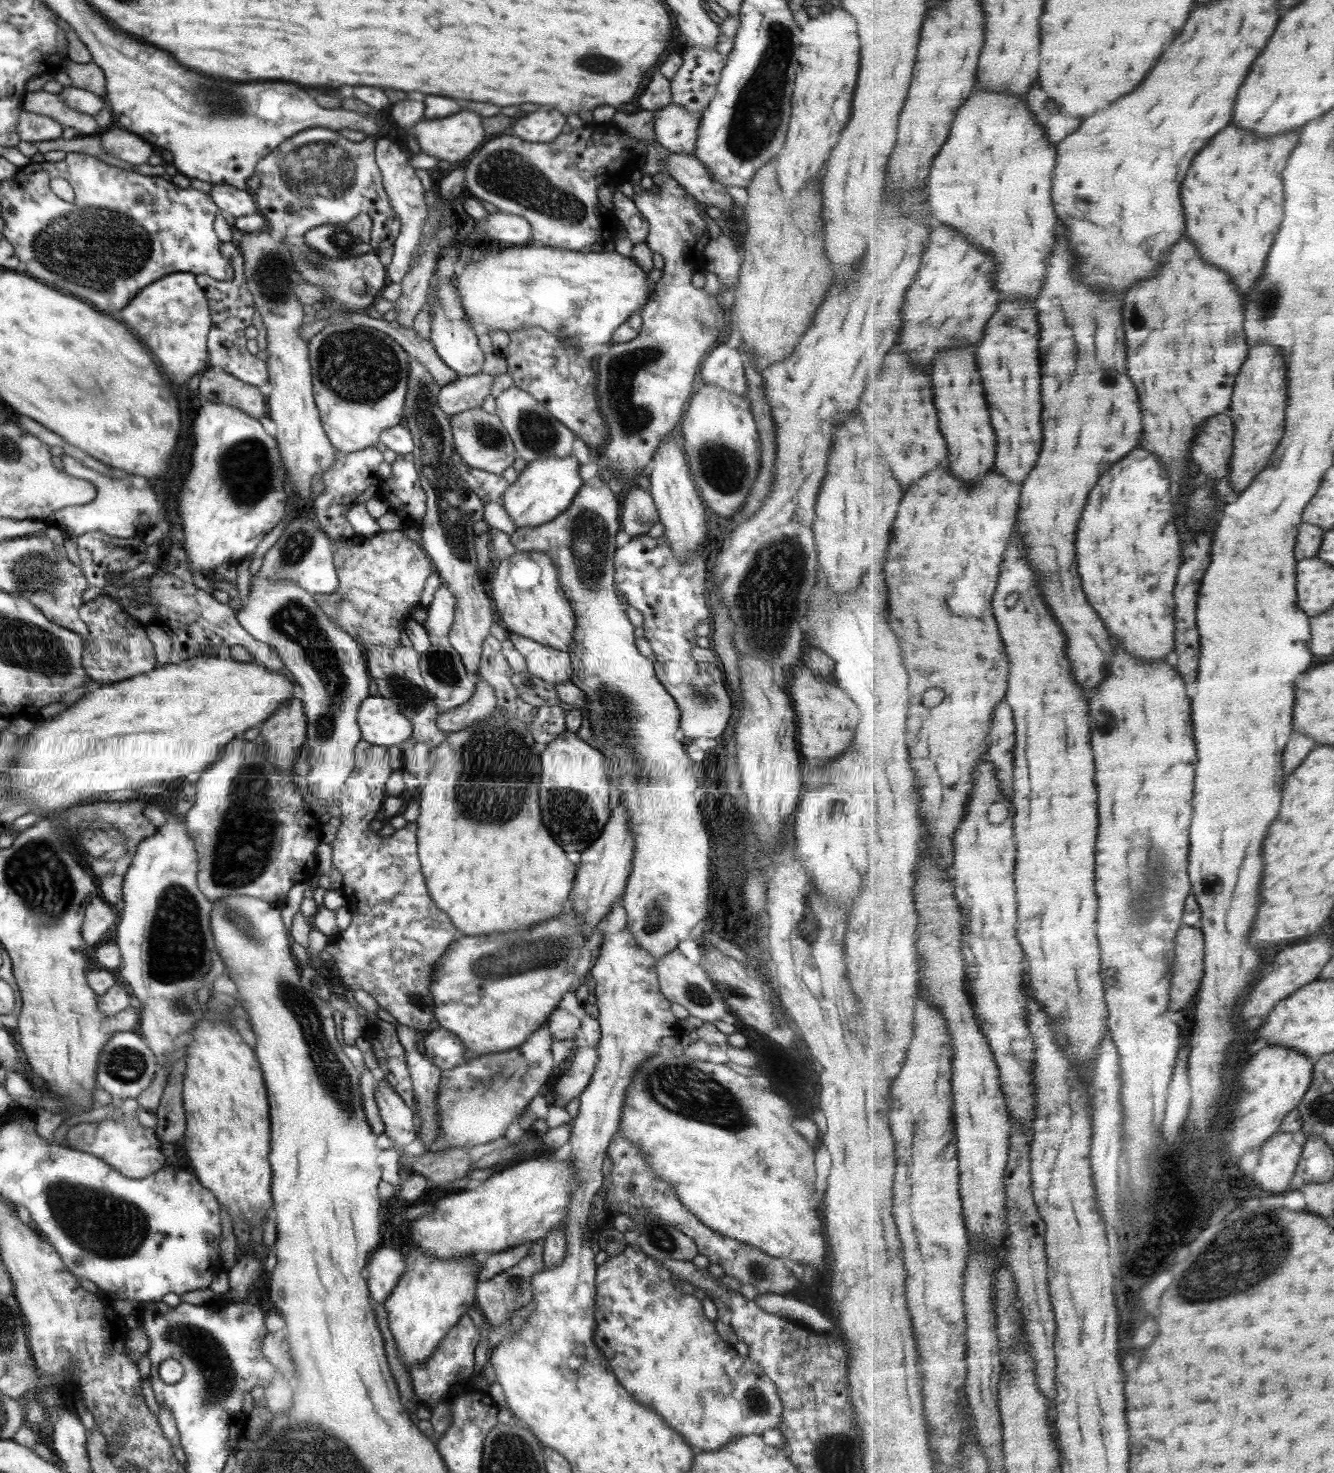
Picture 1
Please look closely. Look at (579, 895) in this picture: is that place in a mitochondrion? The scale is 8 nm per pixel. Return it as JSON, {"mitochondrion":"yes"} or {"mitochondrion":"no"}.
{"mitochondrion":"no"}

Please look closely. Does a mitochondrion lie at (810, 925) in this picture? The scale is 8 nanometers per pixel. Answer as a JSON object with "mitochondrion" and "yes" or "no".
{"mitochondrion":"yes"}

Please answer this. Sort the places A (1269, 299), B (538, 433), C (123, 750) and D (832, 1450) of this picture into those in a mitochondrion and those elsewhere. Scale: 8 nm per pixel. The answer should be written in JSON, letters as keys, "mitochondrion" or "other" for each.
{"A":"mitochondrion","B":"mitochondrion","C":"other","D":"mitochondrion"}

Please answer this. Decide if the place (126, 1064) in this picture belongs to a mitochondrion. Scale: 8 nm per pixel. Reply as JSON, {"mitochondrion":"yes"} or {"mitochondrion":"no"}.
{"mitochondrion":"yes"}

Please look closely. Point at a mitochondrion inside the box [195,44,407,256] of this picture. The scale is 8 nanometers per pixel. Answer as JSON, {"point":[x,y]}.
{"point":[318,170]}

